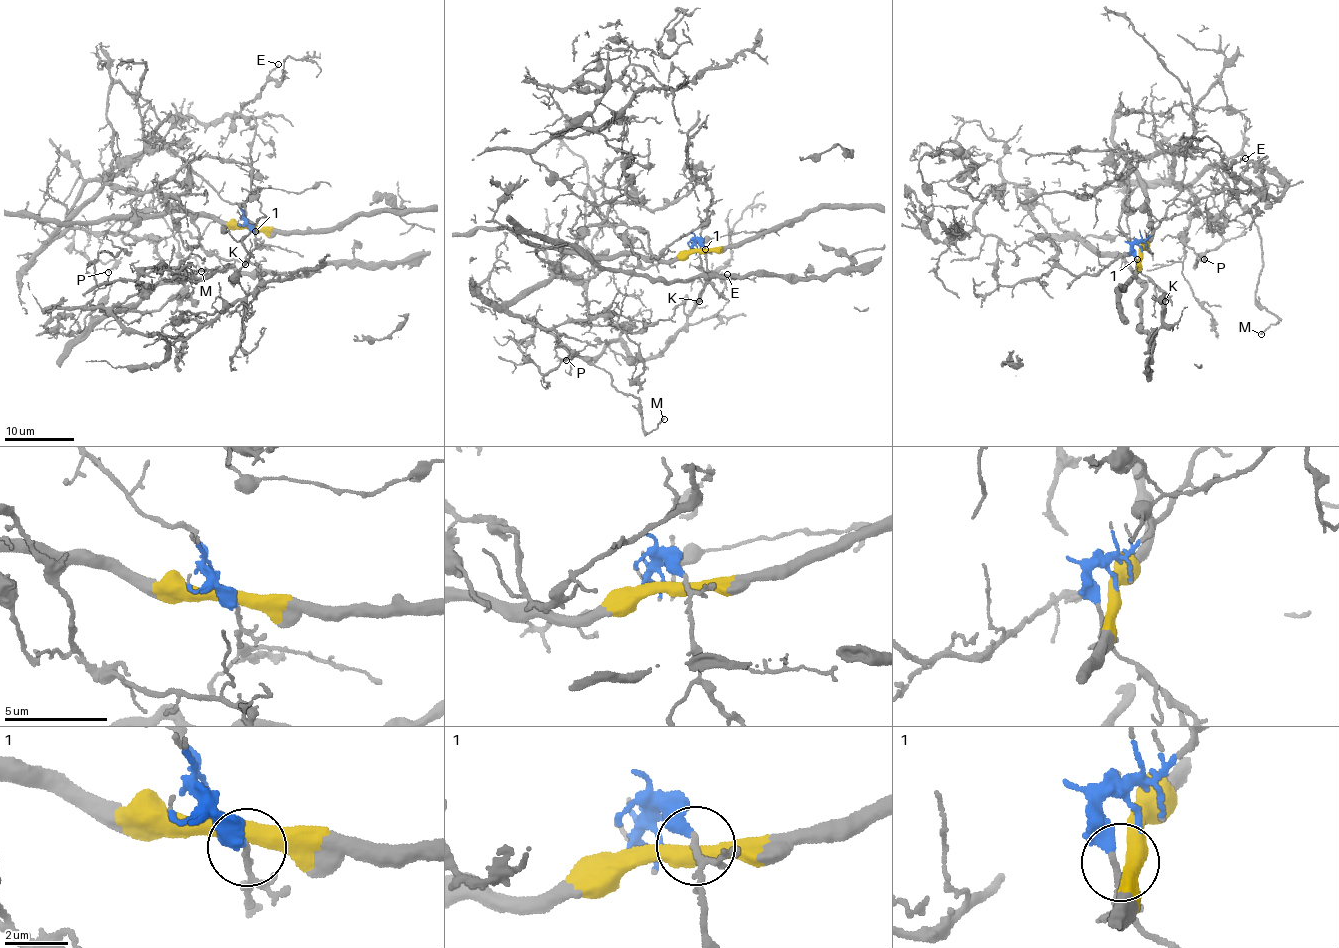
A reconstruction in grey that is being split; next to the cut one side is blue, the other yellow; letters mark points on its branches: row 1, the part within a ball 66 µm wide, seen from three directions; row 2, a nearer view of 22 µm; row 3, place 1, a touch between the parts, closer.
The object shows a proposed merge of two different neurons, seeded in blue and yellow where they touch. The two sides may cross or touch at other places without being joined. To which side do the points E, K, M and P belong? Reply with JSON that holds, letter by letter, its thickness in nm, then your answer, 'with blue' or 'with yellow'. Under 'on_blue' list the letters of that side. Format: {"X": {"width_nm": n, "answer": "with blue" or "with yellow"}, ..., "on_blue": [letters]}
{"E": {"width_nm": 110, "answer": "with blue"}, "K": {"width_nm": 360, "answer": "with blue"}, "M": {"width_nm": 170, "answer": "with blue"}, "P": {"width_nm": 160, "answer": "with blue"}, "on_blue": ["E", "K", "M", "P"]}

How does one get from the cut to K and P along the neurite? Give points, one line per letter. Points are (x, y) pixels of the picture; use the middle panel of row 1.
K: (699, 251), (699, 241), (705, 249), (708, 280), (699, 301)
P: (699, 251), (555, 276), (512, 300), (537, 325), (519, 346), (524, 361), (543, 373), (566, 360)

